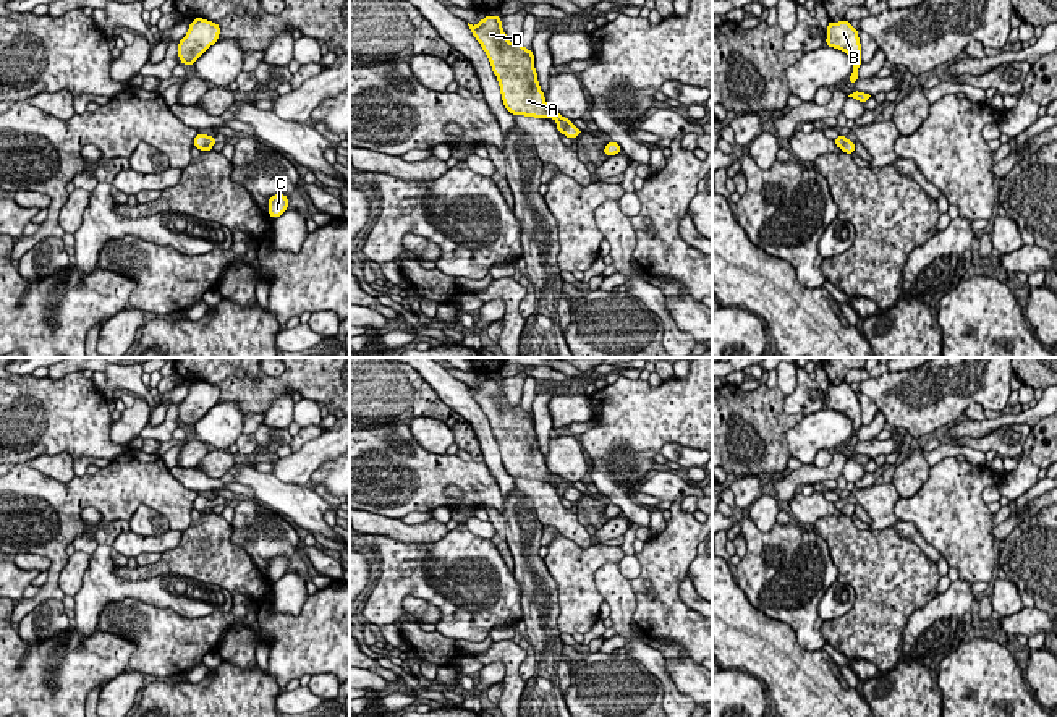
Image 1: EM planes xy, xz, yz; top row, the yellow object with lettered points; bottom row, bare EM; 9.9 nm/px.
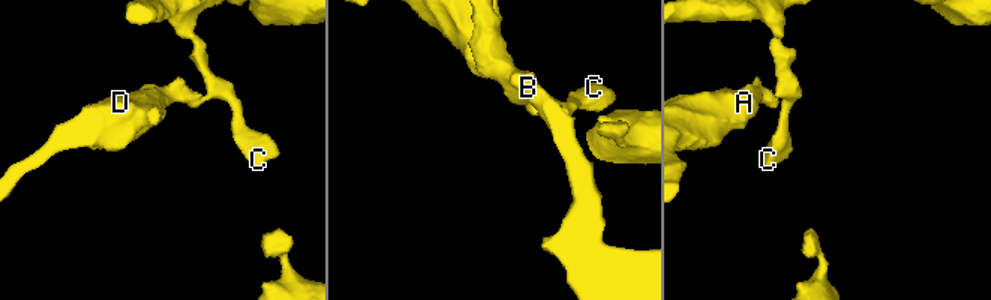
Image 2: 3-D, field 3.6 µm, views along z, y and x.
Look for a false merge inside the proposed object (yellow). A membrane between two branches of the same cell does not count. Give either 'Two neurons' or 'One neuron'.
Two neurons

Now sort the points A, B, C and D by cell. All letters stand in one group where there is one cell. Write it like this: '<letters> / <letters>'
A D / B C

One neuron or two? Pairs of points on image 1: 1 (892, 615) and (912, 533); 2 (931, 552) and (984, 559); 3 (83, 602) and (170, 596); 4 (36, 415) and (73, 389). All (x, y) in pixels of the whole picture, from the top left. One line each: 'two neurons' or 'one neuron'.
1: two neurons
2: two neurons
3: one neuron
4: one neuron

